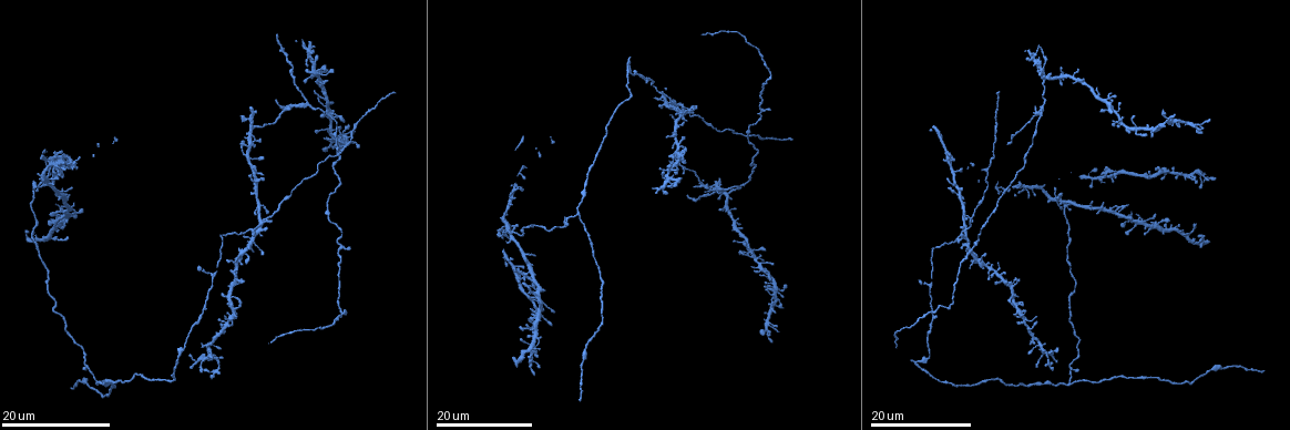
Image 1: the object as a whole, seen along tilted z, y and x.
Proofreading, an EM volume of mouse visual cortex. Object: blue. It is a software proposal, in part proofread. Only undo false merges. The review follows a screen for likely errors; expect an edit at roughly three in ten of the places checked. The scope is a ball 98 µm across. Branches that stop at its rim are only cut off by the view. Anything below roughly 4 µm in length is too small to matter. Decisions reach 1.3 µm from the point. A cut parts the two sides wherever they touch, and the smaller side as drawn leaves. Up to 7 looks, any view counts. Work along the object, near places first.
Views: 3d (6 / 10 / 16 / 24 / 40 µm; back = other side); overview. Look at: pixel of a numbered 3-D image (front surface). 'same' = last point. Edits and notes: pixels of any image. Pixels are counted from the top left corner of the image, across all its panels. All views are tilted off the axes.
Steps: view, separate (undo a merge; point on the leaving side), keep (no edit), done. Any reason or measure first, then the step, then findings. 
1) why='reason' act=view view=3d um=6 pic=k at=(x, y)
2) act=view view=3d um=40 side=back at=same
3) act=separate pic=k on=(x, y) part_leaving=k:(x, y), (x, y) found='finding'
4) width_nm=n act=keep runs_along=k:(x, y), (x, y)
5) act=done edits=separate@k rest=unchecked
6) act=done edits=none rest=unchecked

why='arms part here' act=view view=3d um=24 pic=1 at=(722, 191)

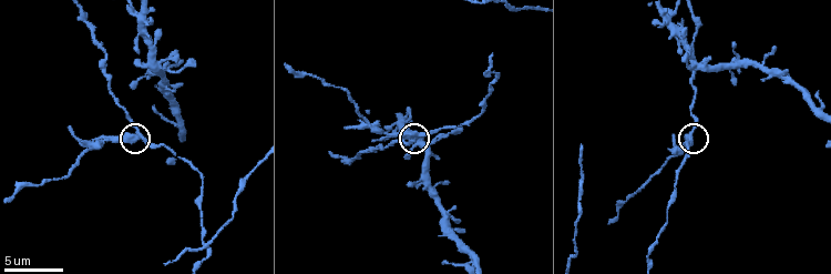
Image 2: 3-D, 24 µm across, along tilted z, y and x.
act=view view=3d um=6 pic=2 at=(692, 133)

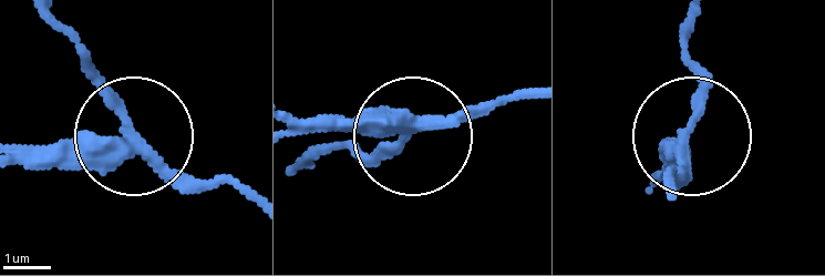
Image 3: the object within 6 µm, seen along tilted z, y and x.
why='from behind' act=view view=3d um=6 side=back pic=3 at=(686, 138)

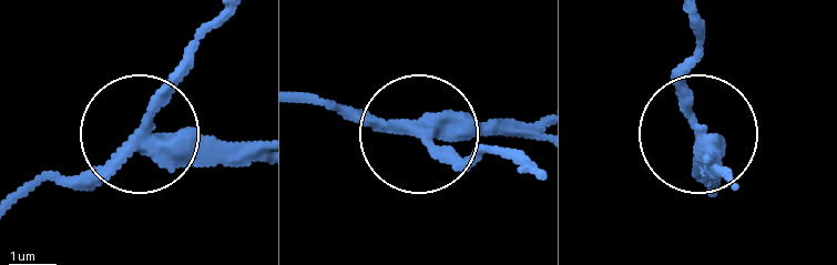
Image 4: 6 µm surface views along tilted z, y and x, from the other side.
act=separate pic=4 on=(206, 148) part_leaving=4:(142, 151), (257, 162) found='a second neuron is stuck on'

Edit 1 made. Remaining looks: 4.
why='three-way junction' act=view view=3d um=24 pic=1 at=(768, 326)

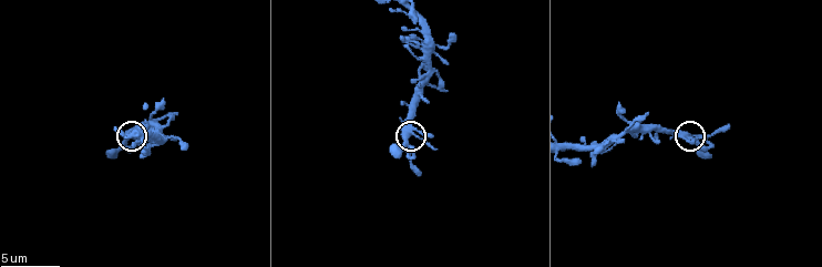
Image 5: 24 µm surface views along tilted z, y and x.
act=view view=3d um=10 pic=5 at=(407, 140)

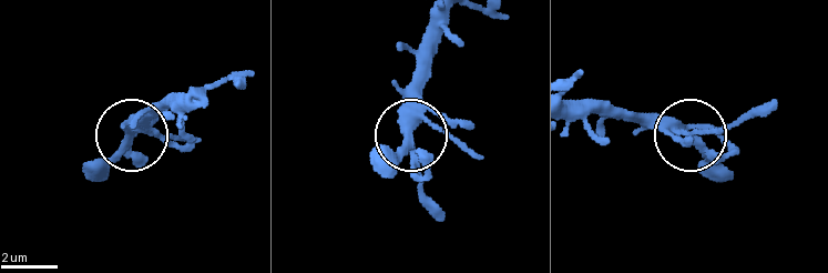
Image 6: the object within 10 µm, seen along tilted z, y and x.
act=keep runs_along=6:(450, 14), (429, 64), (422, 113), (410, 140), (422, 204) found='one neuron here'

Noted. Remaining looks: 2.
why='four or more arms meet' act=view view=3d um=16 pic=1 at=(261, 221)

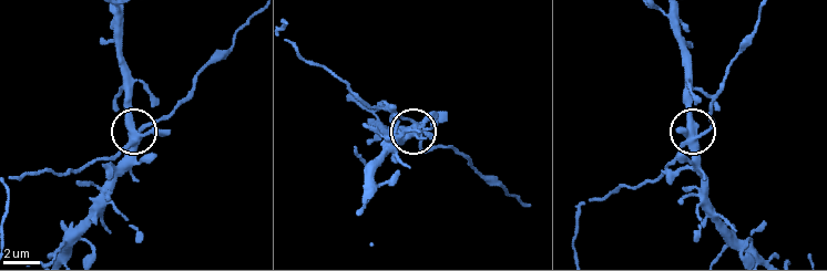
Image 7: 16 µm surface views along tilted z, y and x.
act=view view=3d um=6 pic=7 at=(136, 132)

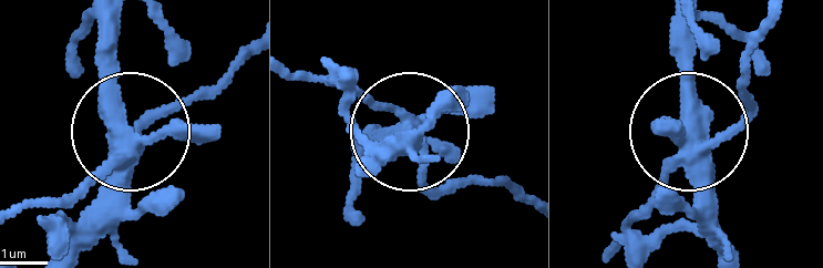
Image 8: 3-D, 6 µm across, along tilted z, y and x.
width_nm=400 act=keep found='one neuron here'

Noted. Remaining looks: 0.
act=done edits=separate@4 rest=unchecked

